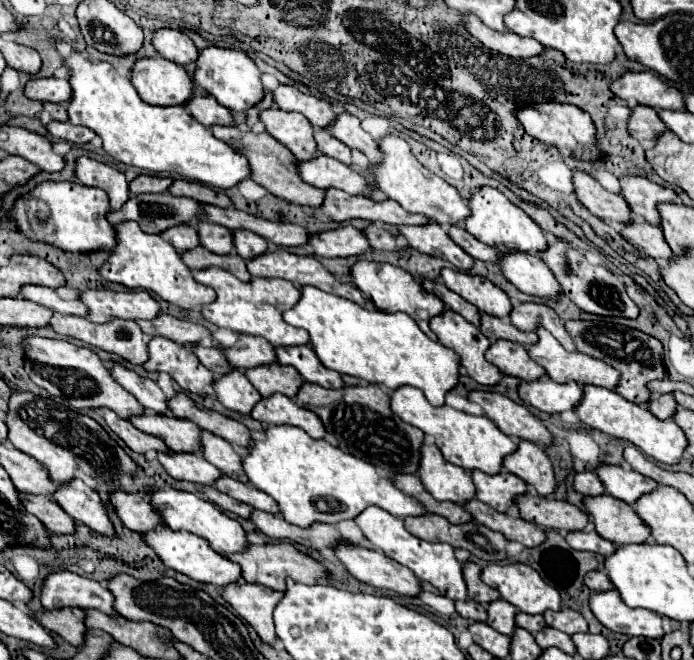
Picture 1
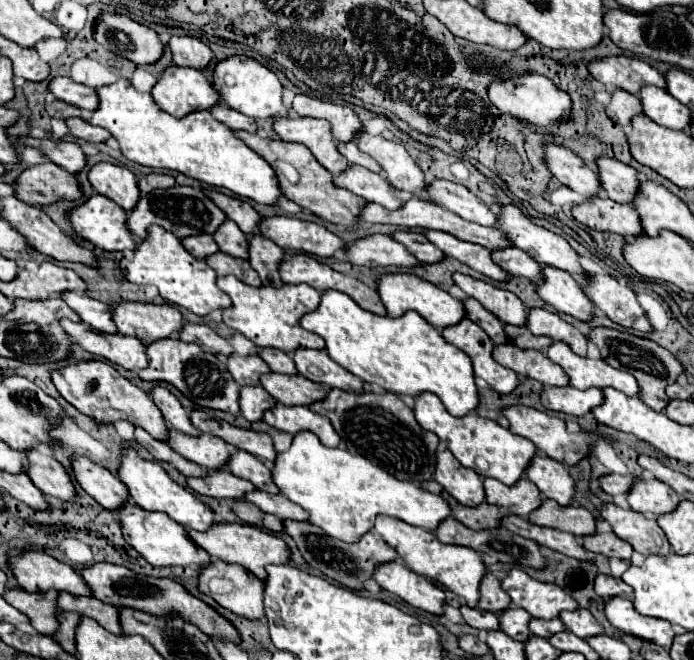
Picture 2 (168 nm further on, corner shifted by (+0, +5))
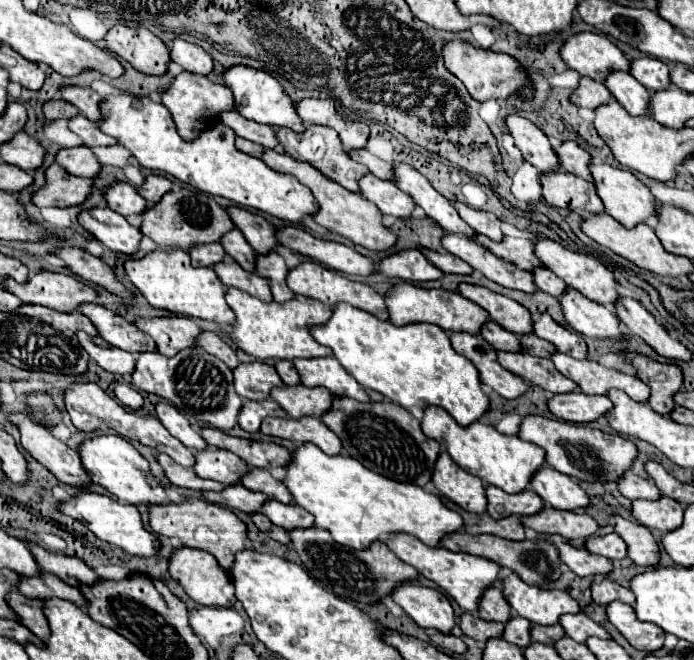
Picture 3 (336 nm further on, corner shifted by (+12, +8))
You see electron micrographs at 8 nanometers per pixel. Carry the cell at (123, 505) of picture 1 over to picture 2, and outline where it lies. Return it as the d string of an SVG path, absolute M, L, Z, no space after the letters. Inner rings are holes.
M74 457L72 465L80 487L88 495L92 495L104 509L116 511L118 507L124 507L126 499L130 499L124 483L108 469L92 463L88 457Z

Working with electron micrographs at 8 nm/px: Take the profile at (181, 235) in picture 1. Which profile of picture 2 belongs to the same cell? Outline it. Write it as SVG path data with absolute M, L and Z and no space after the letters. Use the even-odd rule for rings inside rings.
M192 235L192 237L184 237L182 239L182 245L184 245L184 249L190 251L190 255L194 255L198 259L204 259L204 257L208 257L208 255L212 255L212 253L218 251L212 235Z

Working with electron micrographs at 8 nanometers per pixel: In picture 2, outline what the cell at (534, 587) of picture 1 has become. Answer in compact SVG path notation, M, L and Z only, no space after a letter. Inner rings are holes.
M510 569L500 583L510 595L514 607L522 607L538 619L554 619L560 611L574 611L578 607L578 603L560 587L554 583L536 581L522 569Z

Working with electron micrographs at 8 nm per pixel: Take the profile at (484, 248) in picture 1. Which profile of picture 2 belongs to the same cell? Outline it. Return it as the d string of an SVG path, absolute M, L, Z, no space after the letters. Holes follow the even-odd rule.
M516 247L494 249L494 251L490 251L490 255L492 255L494 263L500 263L500 269L504 269L512 275L522 275L522 277L528 277L532 281L540 279L540 265Z

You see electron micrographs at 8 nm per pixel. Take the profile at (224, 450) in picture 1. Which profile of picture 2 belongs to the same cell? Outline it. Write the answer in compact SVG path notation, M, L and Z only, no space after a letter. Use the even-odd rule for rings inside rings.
M234 449L234 451L230 453L230 459L228 459L228 463L226 463L226 469L228 469L232 475L250 481L250 483L252 483L256 489L260 489L260 491L278 493L278 491L276 491L276 485L272 483L270 469L268 469L256 455L250 455L250 453L246 453L246 451Z

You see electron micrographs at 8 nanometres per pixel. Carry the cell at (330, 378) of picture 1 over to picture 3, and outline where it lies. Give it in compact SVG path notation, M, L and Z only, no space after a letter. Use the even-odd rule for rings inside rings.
M328 356L324 360L294 360L294 366L300 372L304 386L324 386L336 398L348 396L360 402L370 402L366 390L362 386L358 388L354 376L348 374L334 356Z

